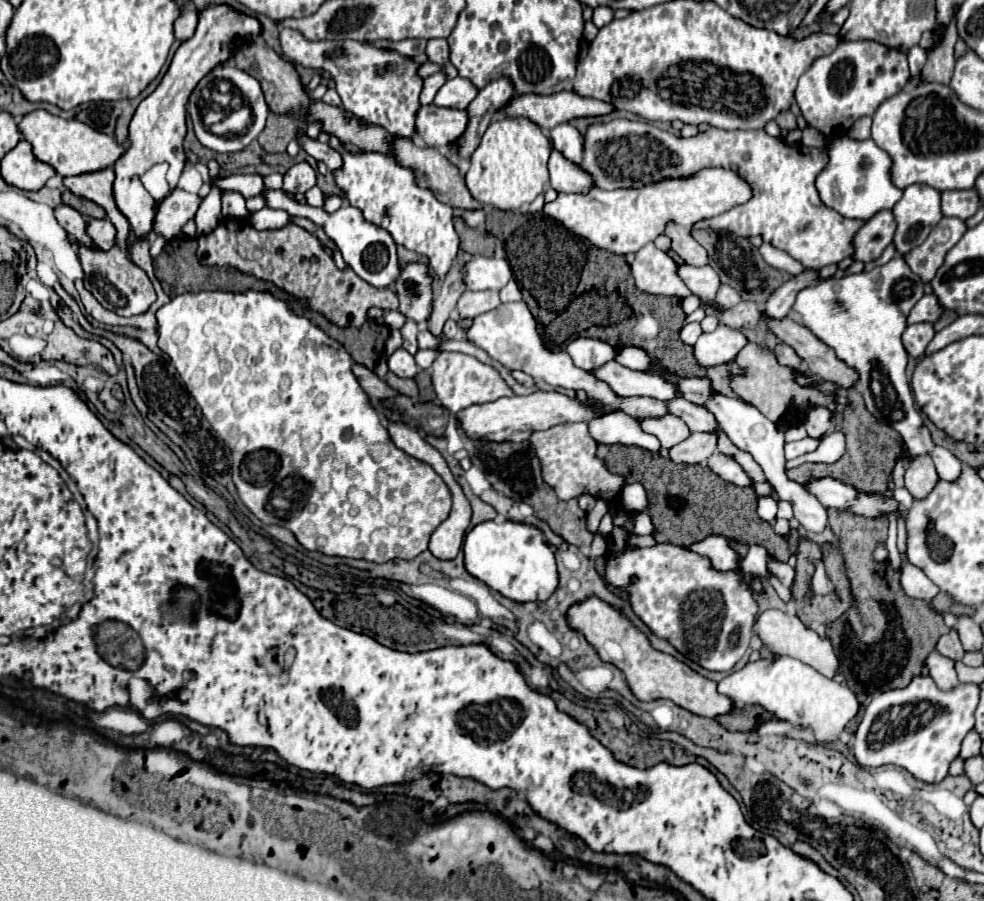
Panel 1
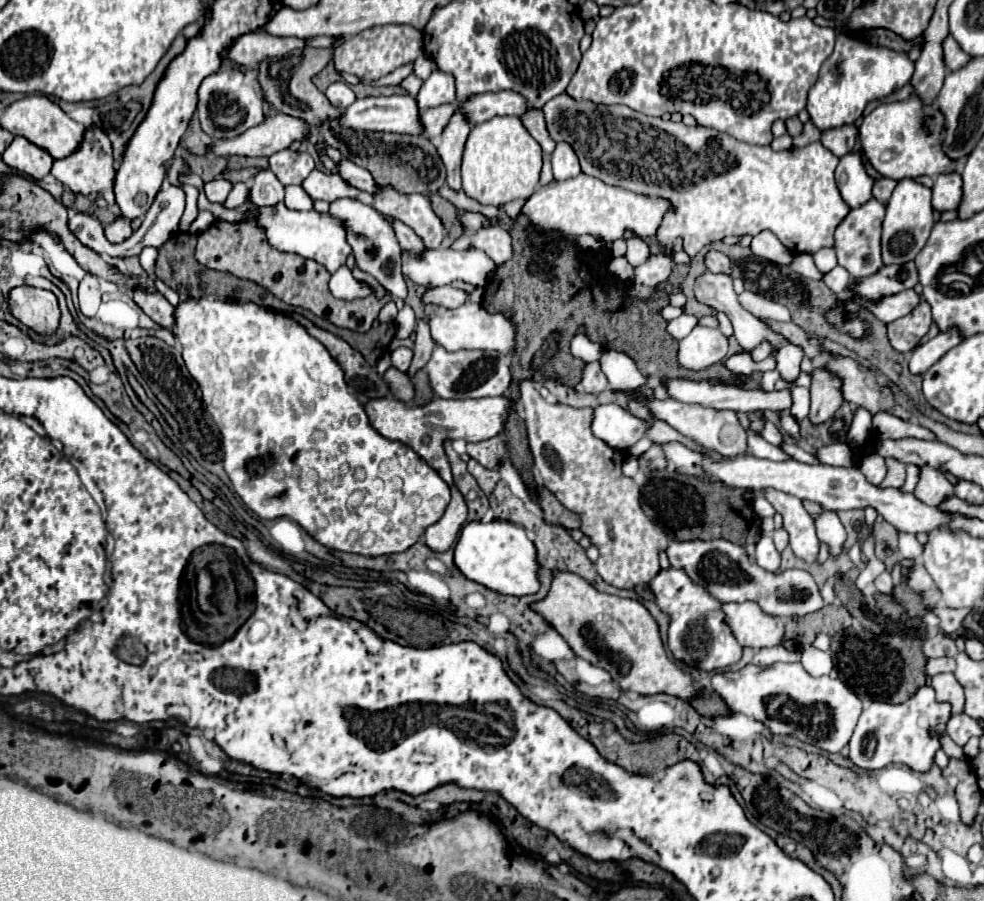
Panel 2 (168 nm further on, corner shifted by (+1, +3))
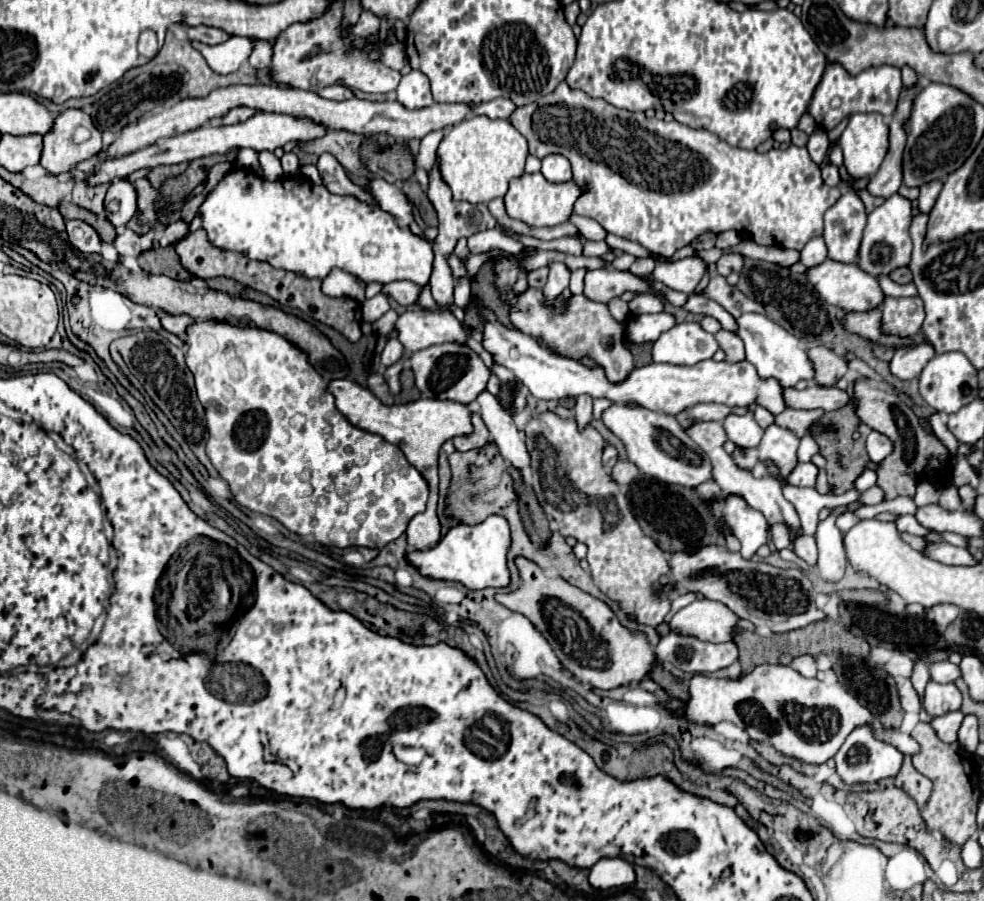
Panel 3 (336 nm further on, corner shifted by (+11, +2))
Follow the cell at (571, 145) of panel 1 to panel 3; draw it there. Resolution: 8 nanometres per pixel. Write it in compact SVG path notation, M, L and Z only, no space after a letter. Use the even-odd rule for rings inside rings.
M547 155L543 159L541 173L551 183L565 183L571 181L571 165L563 155Z

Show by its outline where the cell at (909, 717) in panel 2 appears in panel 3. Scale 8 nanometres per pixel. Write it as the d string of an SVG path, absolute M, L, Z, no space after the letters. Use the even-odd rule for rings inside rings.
M857 727L841 745L841 749L835 755L837 773L847 785L855 783L877 783L885 777L895 777L903 763L903 753L899 753L893 745L887 745L883 741L877 741L867 727ZM869 753L869 757L867 757Z

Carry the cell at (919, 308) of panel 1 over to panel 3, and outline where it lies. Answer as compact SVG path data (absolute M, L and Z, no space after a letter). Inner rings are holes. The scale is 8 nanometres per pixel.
M827 257L823 263L809 267L805 271L805 277L827 303L837 305L845 311L867 311L867 309L883 305L885 295L877 283L877 279L867 275L865 271L861 271L855 263L835 263L833 259Z

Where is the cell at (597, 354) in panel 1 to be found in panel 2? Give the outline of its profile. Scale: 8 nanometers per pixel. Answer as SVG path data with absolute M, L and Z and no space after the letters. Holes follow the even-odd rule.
M597 360L595 362L587 362L583 366L581 386L585 388L585 392L591 392L591 394L599 394L599 392L603 392L609 386L605 374L601 372L601 364Z

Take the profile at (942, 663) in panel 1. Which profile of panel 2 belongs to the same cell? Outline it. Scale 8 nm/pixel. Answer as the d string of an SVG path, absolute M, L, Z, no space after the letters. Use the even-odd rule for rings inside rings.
M937 674L931 678L931 686L935 688L937 692L937 700L941 702L949 702L953 706L953 714L959 714L963 712L963 688L961 684L957 682L955 676L949 676L949 674Z

